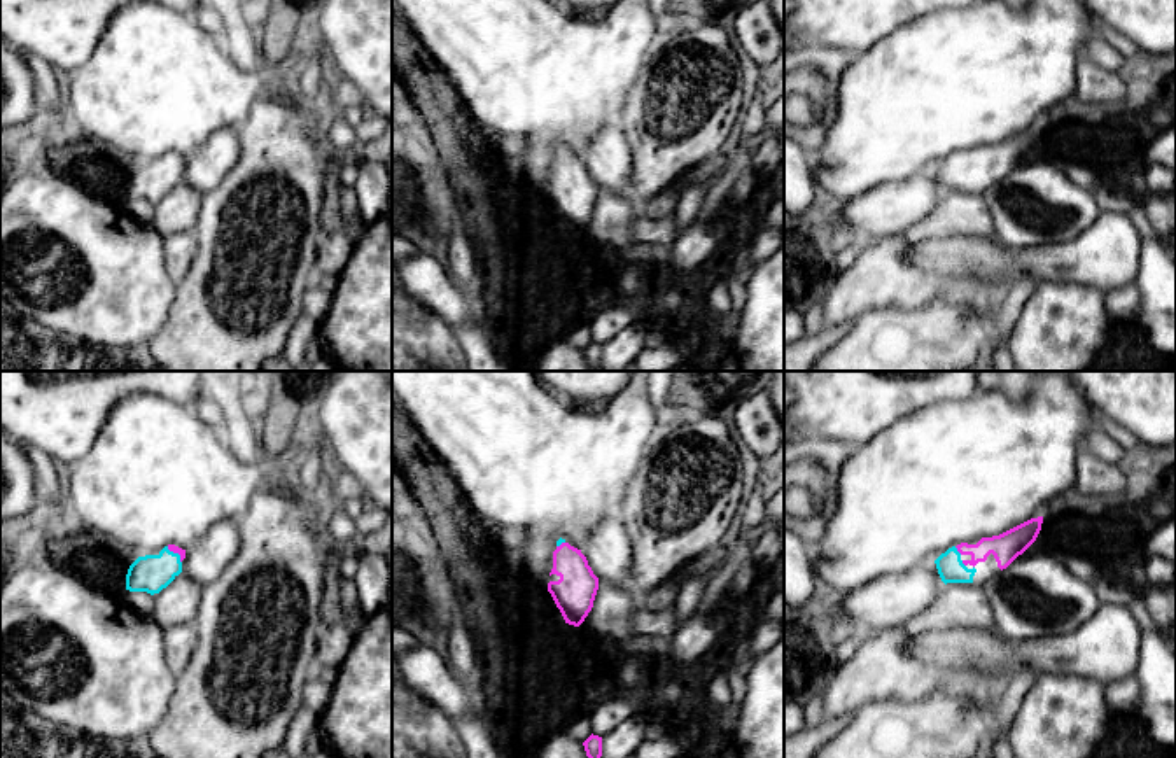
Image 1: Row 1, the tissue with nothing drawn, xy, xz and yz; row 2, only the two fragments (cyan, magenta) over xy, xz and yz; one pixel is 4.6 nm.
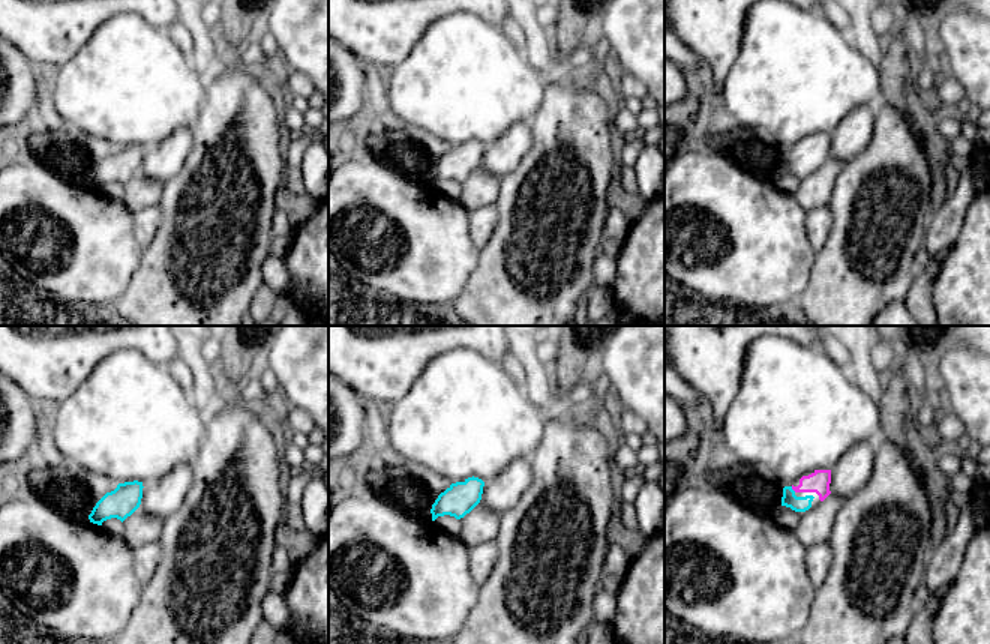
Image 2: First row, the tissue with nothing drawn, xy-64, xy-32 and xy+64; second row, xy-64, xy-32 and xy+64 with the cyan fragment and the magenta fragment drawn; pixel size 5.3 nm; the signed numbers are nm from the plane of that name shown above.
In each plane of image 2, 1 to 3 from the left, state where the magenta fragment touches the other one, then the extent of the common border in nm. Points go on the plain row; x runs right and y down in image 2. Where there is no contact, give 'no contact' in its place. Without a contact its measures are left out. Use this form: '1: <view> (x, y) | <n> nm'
1: no contact
2: no contact
3: xy+64 (792, 153) | 40 nm

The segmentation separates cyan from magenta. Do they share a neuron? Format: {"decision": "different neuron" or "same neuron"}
{"decision": "same neuron"}

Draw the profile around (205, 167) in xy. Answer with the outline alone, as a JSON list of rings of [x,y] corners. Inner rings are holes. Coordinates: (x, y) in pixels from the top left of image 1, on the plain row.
[[[222,128],[186,158],[182,182],[205,194],[219,186],[238,158],[238,135],[231,128]]]

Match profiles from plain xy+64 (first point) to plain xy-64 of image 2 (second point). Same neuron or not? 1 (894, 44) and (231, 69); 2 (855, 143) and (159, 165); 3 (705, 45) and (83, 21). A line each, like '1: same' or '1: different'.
1: different
2: same
3: same

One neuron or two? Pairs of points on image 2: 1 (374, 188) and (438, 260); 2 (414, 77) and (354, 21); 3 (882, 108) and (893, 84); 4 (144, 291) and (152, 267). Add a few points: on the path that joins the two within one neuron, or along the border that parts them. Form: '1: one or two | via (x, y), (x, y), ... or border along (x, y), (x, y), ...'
1: one | via (387, 206), (420, 242)
2: two | border along (422, 35), (413, 50), (384, 72)
3: two | border along (882, 99), (897, 107), (911, 126)
4: one | via (150, 285), (152, 273)

